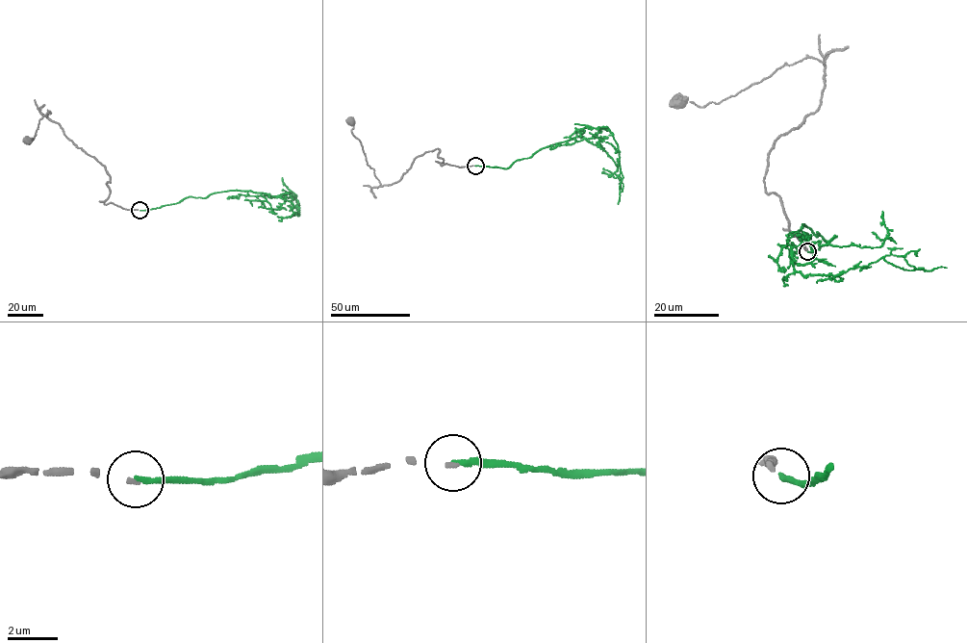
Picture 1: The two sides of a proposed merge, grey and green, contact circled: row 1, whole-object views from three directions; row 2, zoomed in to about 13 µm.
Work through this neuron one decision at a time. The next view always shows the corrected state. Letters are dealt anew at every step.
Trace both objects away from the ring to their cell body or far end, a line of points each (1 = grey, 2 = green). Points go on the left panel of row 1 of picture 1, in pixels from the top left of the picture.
1: (139, 210), (105, 204), (110, 192), (109, 173), (48, 117), (49, 111), (39, 120), (35, 137), (27, 141)
2: (139, 210), (235, 190), (287, 200), (299, 213), (298, 202), (293, 208), (288, 205)

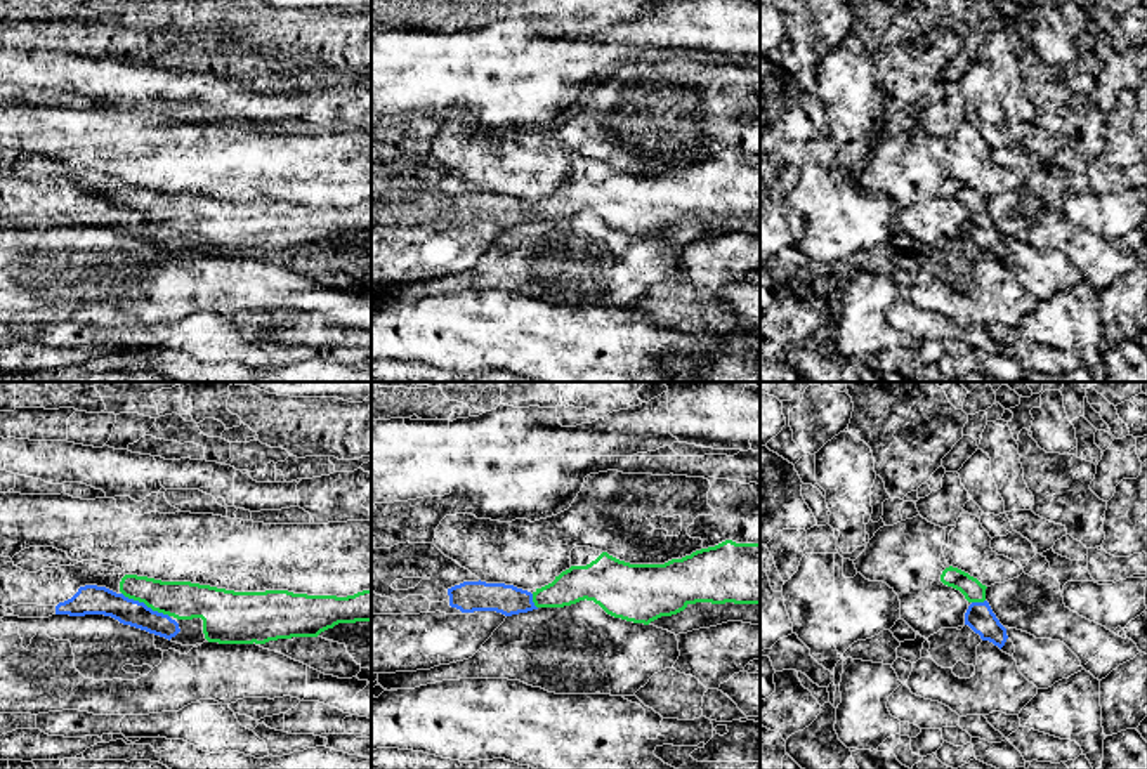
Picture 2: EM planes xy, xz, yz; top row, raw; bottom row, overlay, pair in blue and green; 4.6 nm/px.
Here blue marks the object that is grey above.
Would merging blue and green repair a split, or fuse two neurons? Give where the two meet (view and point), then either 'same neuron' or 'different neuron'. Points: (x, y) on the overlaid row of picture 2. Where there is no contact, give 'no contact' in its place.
xy (144, 604) | same neuron

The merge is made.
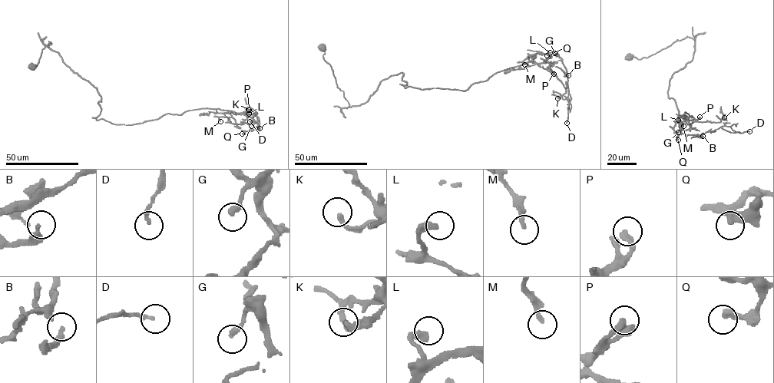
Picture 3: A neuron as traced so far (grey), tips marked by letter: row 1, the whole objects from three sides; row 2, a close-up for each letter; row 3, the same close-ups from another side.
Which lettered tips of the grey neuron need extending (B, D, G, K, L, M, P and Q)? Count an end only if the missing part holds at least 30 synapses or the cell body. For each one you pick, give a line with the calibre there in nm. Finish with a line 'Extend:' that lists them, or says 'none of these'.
Extend: none of these

